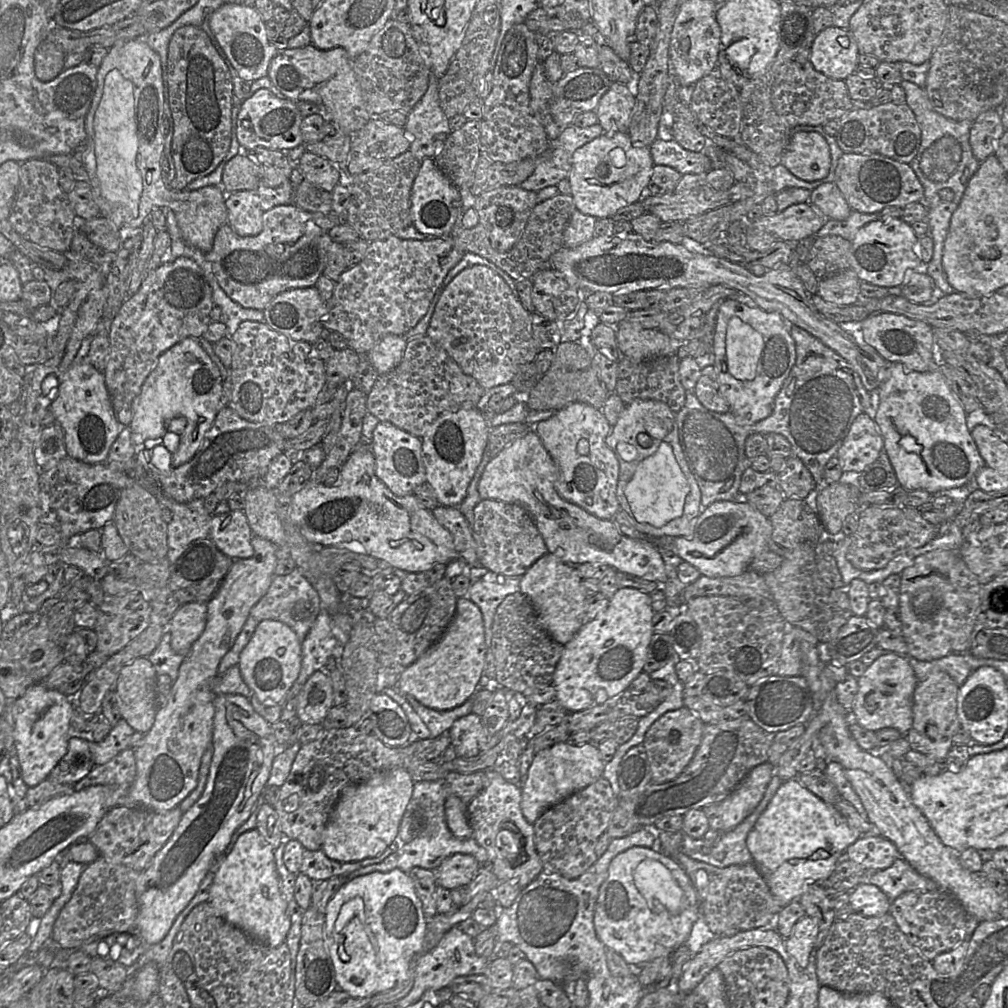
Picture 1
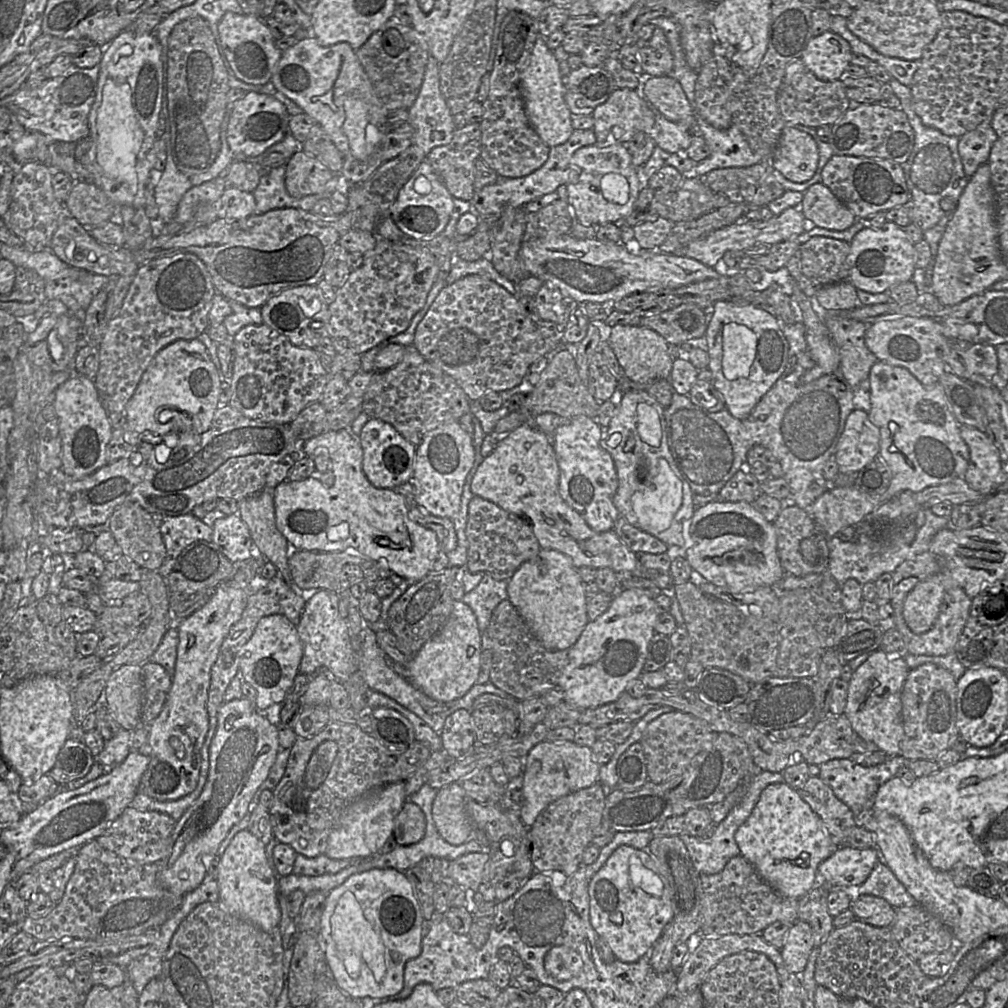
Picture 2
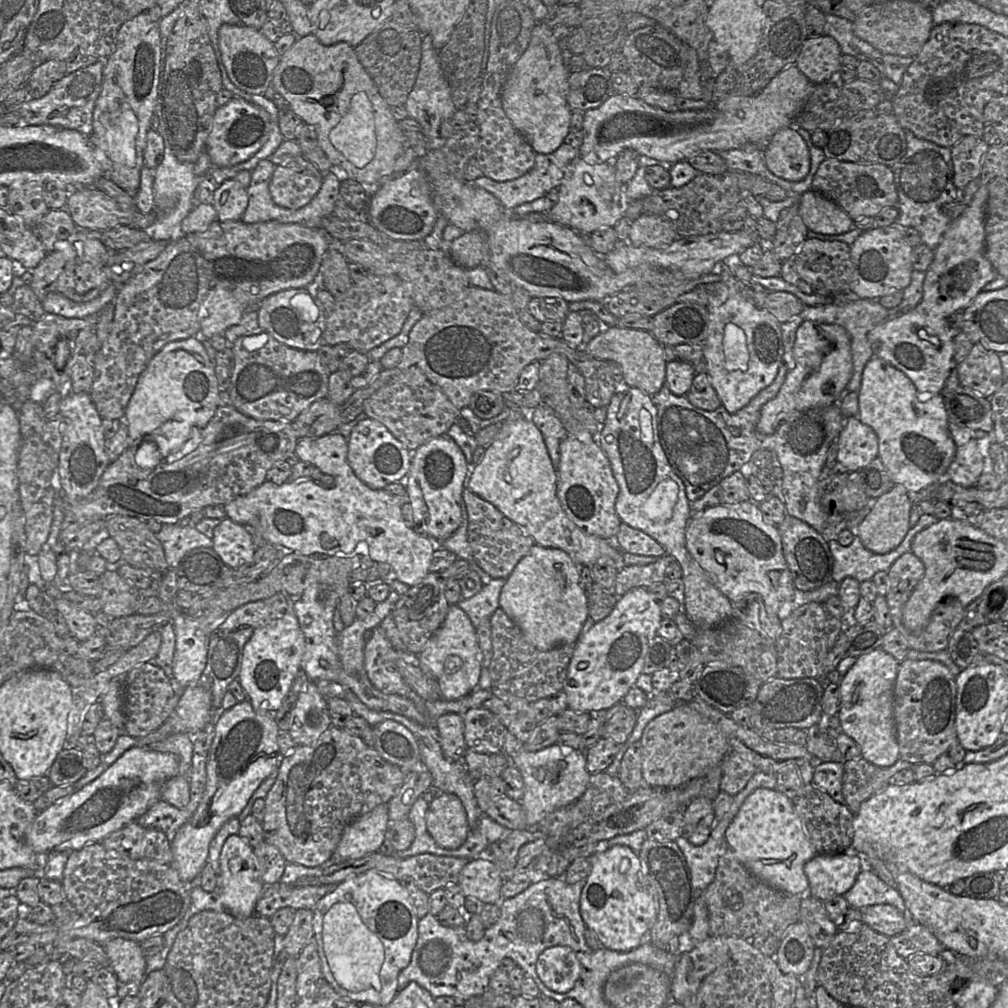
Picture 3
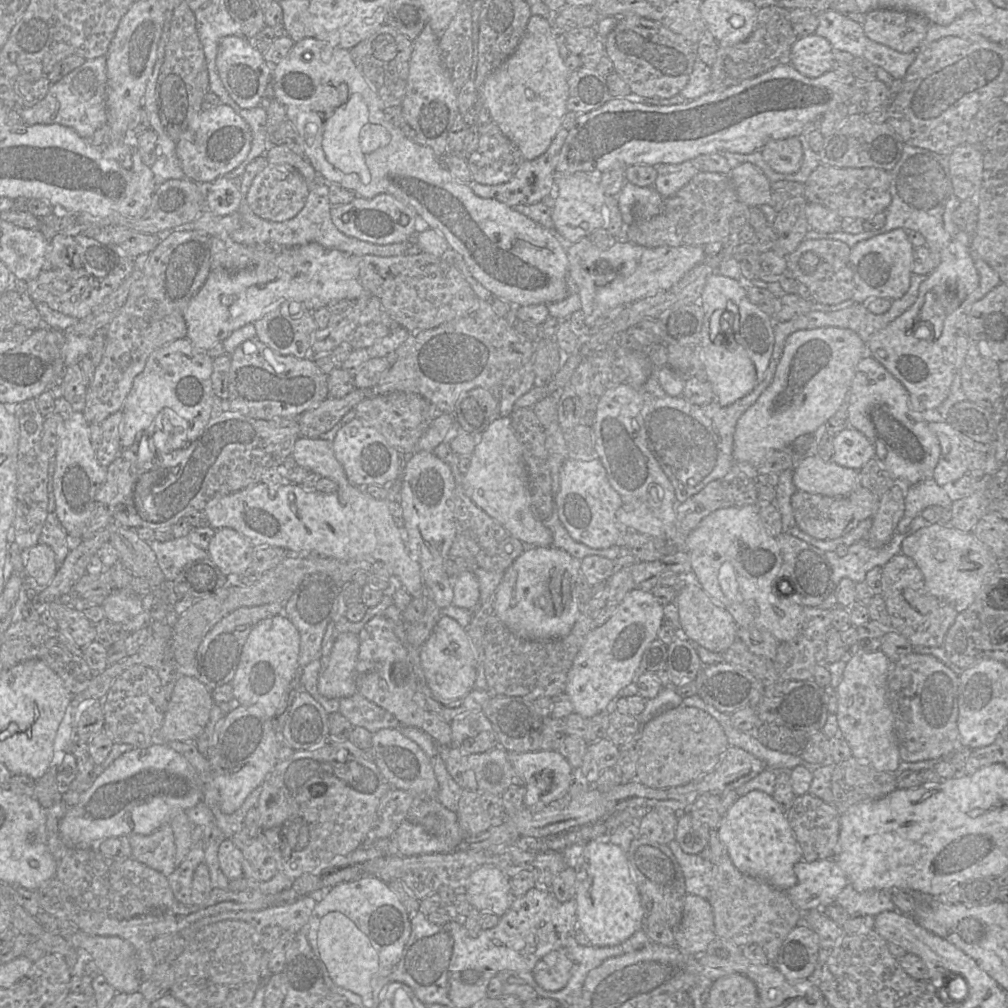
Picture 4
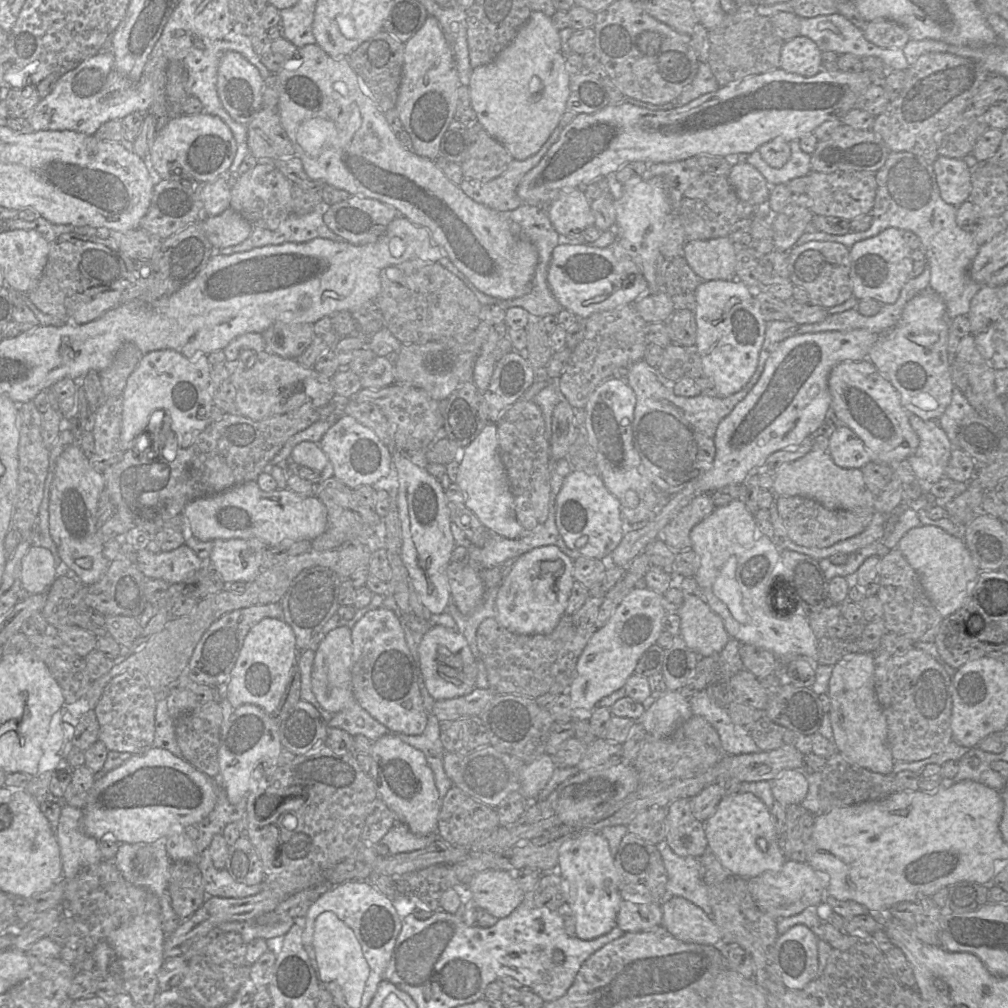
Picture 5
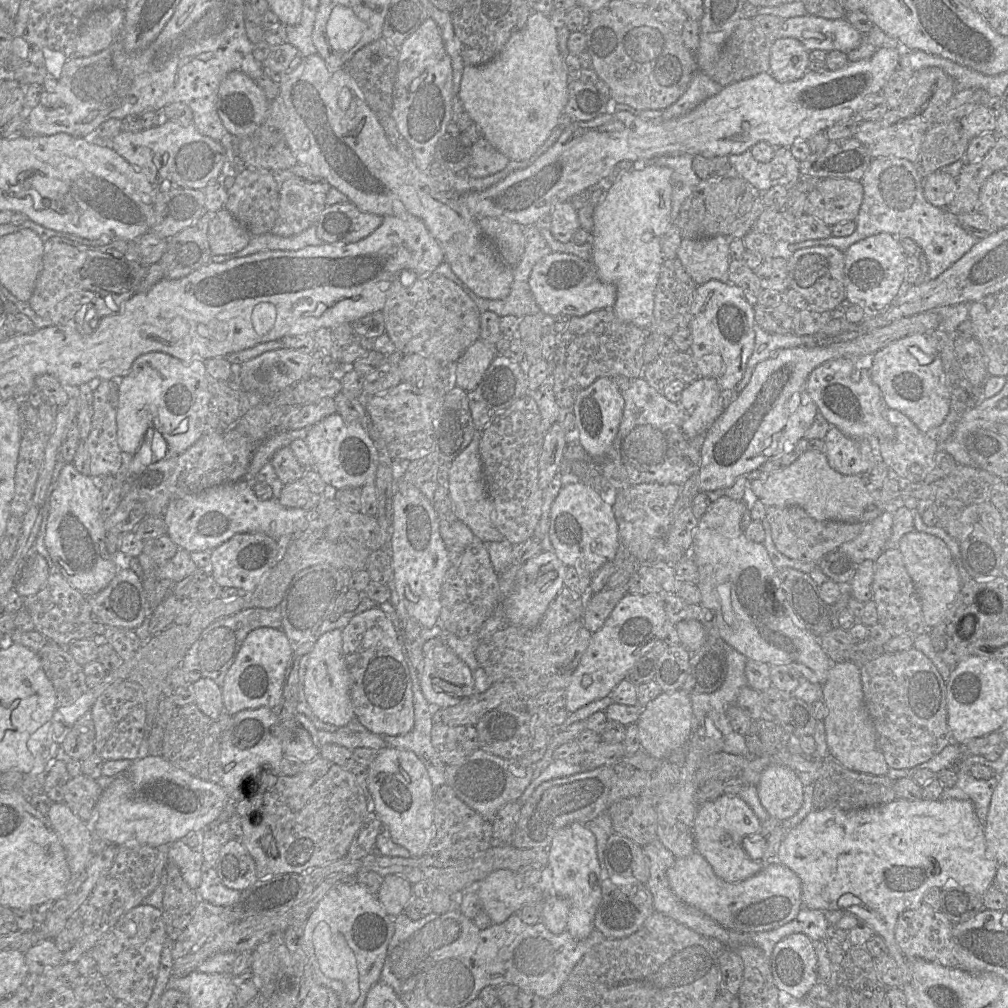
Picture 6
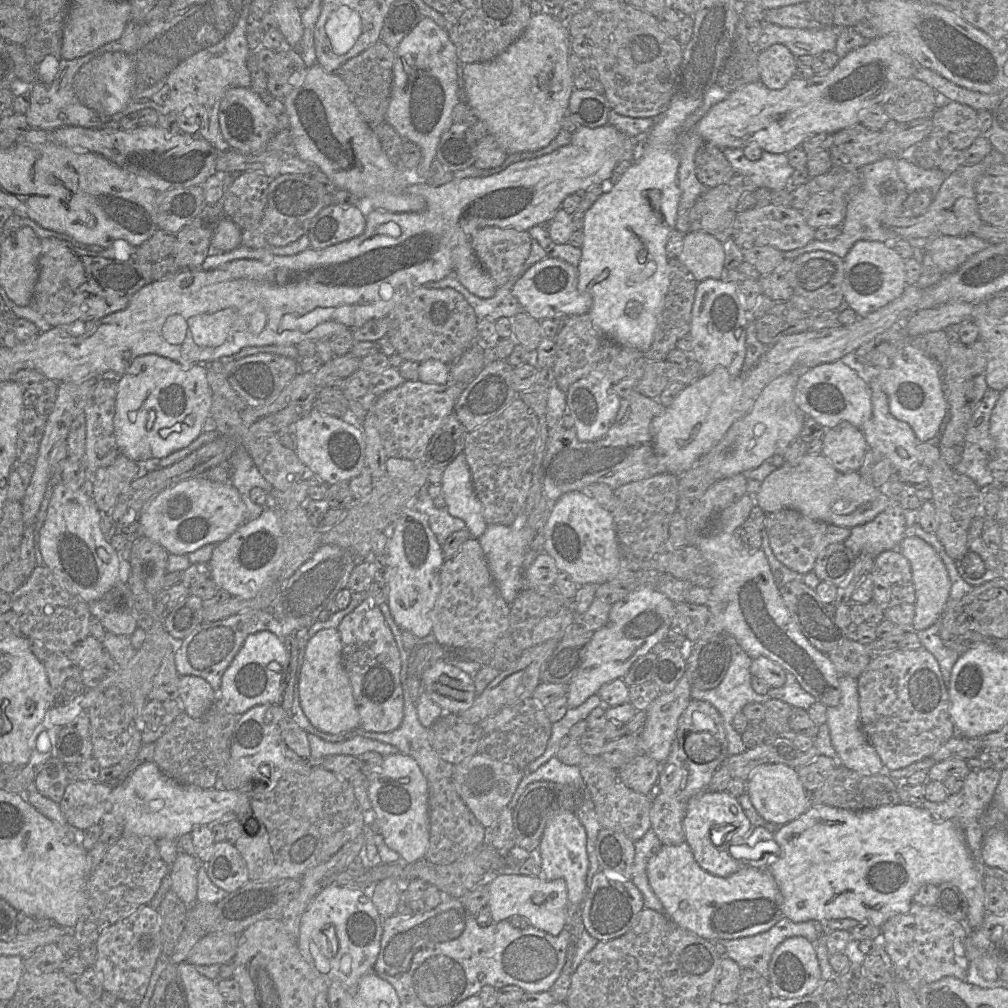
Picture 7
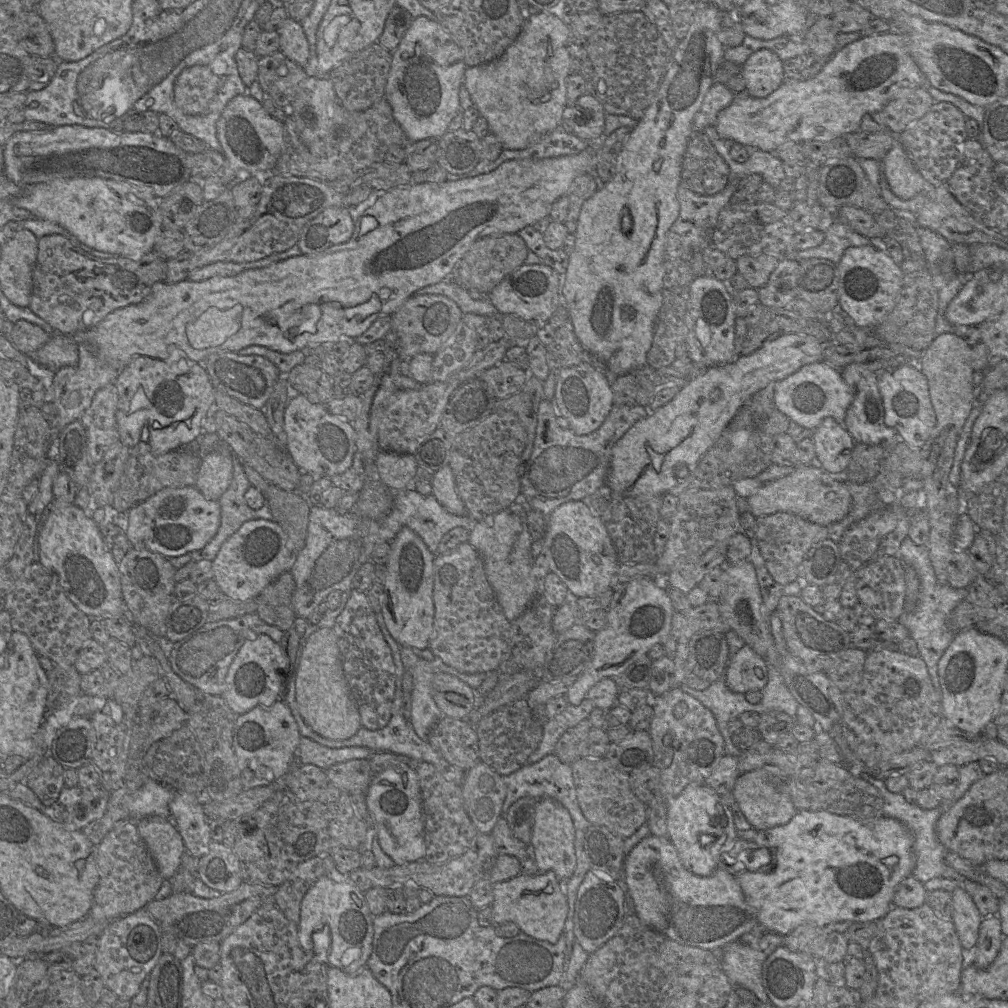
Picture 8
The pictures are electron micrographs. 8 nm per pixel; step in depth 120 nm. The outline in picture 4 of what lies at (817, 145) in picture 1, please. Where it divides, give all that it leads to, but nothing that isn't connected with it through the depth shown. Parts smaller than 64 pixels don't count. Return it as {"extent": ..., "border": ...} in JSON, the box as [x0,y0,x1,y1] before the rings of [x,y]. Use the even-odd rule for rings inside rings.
{"extent":[760,136,803,174],"border":[[[799,136],[770,141],[760,151],[767,165],[778,173],[792,174],[802,165],[803,150]]]}

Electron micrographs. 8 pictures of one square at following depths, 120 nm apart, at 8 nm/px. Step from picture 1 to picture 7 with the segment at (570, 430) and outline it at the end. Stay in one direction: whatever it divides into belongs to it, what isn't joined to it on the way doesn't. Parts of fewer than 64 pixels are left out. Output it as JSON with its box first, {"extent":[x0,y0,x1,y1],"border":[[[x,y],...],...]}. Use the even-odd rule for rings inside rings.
{"extent":[544,491,620,586],"border":[[[583,491],[565,493],[554,504],[545,524],[544,552],[579,586],[602,584],[619,569],[620,552],[611,513]]]}

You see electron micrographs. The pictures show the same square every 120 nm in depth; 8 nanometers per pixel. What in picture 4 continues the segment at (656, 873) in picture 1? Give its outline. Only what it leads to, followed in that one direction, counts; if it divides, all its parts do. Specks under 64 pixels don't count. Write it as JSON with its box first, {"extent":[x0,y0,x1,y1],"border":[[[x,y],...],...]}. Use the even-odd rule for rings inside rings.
{"extent":[574,840,645,946],"border":[[[593,840],[583,845],[583,852],[574,867],[578,872],[575,892],[577,920],[580,929],[594,946],[615,946],[630,938],[644,924],[645,911],[639,890],[634,882],[634,874],[629,865],[626,852],[609,840]]]}

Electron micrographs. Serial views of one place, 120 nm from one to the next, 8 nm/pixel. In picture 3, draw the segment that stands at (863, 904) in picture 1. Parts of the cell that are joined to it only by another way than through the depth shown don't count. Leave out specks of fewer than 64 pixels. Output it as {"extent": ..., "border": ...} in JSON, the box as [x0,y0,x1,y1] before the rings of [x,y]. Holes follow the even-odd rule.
{"extent":[859,904,908,937],"border":[[[876,904],[859,909],[862,914],[862,922],[874,931],[893,937],[901,933],[908,925],[907,913],[900,912],[889,904]]]}

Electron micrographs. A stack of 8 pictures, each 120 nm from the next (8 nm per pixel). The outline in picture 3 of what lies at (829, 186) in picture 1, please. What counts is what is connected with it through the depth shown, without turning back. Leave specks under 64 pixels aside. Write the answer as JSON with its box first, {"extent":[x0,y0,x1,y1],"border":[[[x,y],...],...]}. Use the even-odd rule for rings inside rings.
{"extent":[798,189,854,235],"border":[[[811,189],[799,197],[798,214],[812,232],[834,235],[853,228],[854,220],[843,209]]]}

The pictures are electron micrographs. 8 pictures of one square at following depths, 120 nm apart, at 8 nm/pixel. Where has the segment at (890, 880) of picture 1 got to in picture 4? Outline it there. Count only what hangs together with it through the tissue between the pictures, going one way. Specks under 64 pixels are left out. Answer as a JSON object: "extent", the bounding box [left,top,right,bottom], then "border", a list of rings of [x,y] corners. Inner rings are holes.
{"extent":[836,884,896,917],"border":[[[850,884],[838,894],[836,903],[842,906],[850,917],[875,917],[884,911],[896,911],[887,890],[858,892]]]}

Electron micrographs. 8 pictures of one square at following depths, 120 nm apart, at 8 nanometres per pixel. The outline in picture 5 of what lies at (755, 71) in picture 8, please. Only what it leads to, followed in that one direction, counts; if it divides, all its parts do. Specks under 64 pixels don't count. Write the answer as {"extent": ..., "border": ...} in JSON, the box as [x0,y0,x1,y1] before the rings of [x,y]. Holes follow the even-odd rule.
{"extent":[780,35,822,77],"border":[[[798,35],[784,43],[781,50],[780,68],[805,77],[822,71],[822,51],[810,38]]]}

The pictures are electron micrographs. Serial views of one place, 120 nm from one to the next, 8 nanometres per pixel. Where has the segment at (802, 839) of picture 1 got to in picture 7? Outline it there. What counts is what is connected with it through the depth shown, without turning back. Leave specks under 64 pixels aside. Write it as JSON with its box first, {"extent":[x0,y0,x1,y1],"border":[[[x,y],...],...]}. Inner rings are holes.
{"extent":[683,789,755,877],"border":[[[705,789],[689,800],[683,818],[685,842],[691,848],[694,858],[701,868],[719,877],[731,876],[742,868],[742,865],[728,852],[728,843],[715,846],[710,840],[712,829],[724,825],[731,825],[735,828],[729,843],[733,839],[737,840],[740,837],[745,837],[752,828],[755,828],[745,815],[738,799],[730,795],[727,791],[714,792]]]}

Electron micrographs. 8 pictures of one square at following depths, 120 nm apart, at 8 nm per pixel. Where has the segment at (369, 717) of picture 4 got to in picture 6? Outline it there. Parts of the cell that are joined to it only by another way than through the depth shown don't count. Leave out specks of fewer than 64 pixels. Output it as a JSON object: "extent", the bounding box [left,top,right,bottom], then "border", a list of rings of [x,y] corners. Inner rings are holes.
{"extent":[316,717,387,751],"border":[[[355,717],[336,731],[318,731],[316,737],[318,746],[337,744],[351,750],[363,747],[375,751],[387,747],[383,736],[370,732]]]}

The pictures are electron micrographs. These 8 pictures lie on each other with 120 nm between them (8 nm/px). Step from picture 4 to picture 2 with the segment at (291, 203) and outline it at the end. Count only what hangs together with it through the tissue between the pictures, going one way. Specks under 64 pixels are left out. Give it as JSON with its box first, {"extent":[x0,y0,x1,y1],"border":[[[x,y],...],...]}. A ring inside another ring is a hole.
{"extent":[285,149,334,198],"border":[[[299,149],[285,163],[285,187],[291,196],[302,198],[322,192],[334,174],[322,161]]]}

